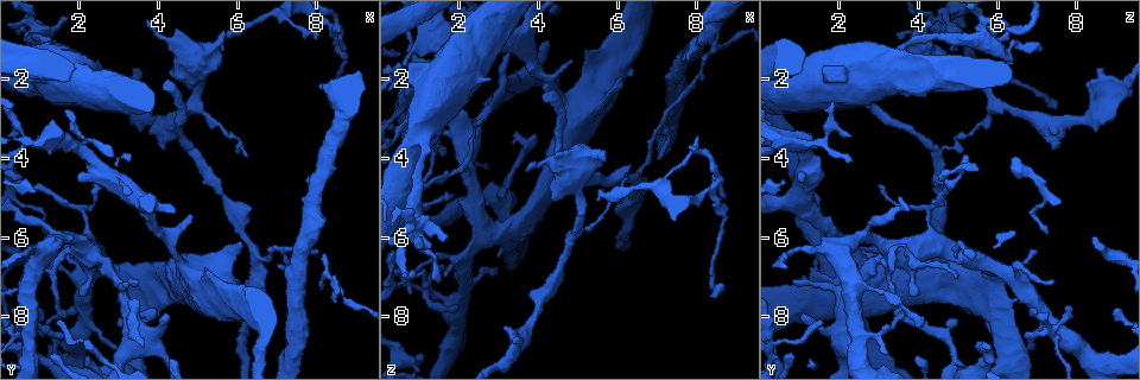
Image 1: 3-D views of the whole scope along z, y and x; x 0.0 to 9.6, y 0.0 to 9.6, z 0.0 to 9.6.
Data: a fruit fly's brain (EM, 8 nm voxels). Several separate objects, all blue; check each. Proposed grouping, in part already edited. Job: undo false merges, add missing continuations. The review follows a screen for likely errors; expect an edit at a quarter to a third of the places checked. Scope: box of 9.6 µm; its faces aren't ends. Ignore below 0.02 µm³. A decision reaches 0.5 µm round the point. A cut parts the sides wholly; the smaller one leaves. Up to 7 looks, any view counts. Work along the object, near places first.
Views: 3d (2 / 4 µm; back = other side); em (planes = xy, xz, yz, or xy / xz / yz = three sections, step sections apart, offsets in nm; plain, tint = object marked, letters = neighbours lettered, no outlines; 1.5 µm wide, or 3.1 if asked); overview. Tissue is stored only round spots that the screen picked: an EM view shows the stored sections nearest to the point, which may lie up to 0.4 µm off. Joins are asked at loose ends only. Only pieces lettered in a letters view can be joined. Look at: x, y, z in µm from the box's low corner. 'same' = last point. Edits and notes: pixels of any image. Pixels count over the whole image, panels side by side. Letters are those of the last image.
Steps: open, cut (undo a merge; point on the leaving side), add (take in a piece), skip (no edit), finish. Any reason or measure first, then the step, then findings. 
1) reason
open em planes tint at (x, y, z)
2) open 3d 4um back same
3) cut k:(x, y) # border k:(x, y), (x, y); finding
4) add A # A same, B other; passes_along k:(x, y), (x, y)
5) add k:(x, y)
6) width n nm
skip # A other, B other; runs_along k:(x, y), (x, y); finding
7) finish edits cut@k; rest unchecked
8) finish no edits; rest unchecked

an open end
open em xz step 8 tint at (3.45, 7.10, 0.80)

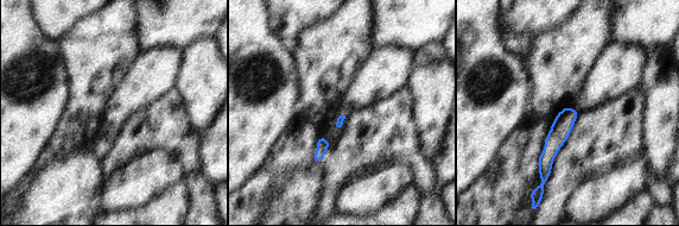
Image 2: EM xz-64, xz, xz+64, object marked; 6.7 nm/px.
cut it another way
open em planes letters same

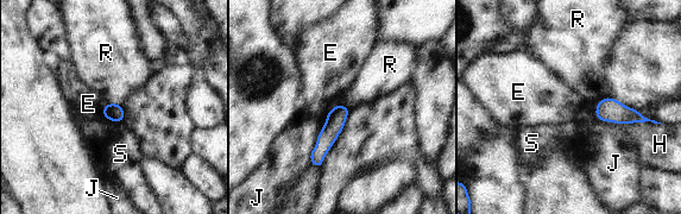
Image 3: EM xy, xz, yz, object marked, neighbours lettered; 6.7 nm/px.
longest_contact J 260 nm
skip # E other, H other, J other, R other, S other; none of them fits

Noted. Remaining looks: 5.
branch stops here
open em planes tint at (8.10, 2.25, 0.70)

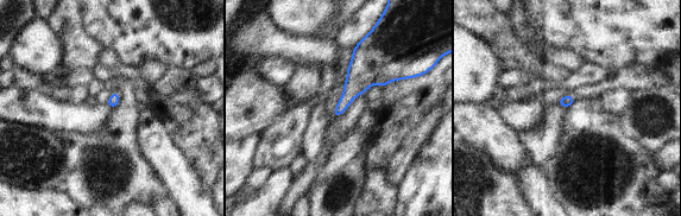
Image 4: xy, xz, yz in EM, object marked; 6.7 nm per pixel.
open em planes letters same

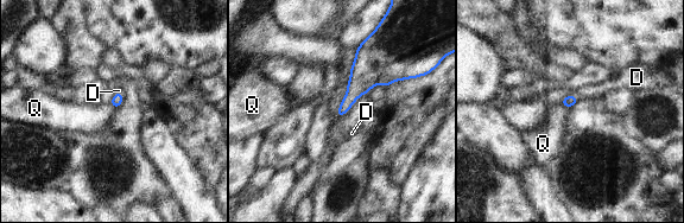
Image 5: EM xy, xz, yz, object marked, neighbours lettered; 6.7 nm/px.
add D # D same, Q other; passes_along 5:(569, 101), (574, 96), (600, 90); it goes on there

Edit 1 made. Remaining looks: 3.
open overview

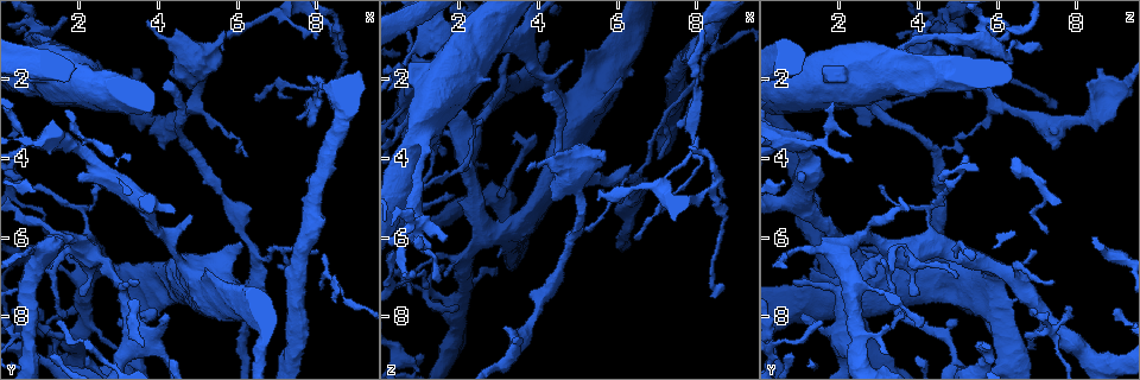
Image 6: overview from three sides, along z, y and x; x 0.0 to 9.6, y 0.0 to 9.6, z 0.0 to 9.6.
free end
open 3d 4um at (4.25, 2.05, 2.30)

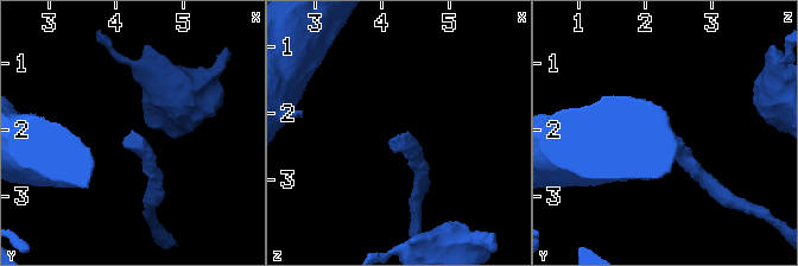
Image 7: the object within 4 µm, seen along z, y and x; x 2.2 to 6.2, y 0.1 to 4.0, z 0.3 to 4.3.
shape alone is not enough
open em planes letters at (4.25, 2.05, 2.35)

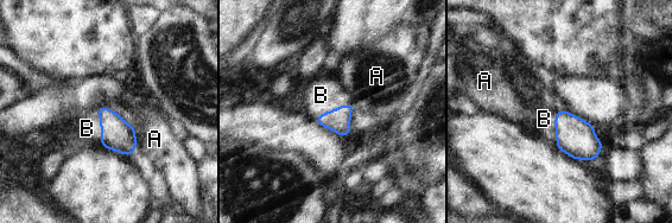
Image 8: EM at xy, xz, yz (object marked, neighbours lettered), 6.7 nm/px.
width 150 nm
add B # A other, B same; passes_along 8:(337, 120), (333, 110), (321, 95); it goes on there

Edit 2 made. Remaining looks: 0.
finish edits add@5, add@8; rest unchecked

